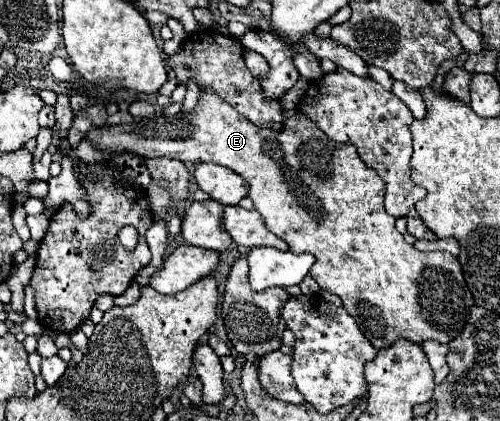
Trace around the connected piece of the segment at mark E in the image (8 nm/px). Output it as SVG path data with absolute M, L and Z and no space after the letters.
M202 89L198 105L190 113L178 113L174 117L158 117L144 123L126 123L116 127L96 127L86 135L96 147L120 151L136 151L140 157L170 157L184 163L218 163L242 175L250 181L250 199L256 211L264 217L266 227L290 245L292 253L312 253L318 261L310 269L316 283L336 293L344 309L356 319L366 339L384 349L396 339L404 337L414 343L426 339L438 343L450 343L460 335L468 323L470 307L474 305L472 293L466 287L462 267L458 259L444 251L422 253L414 245L408 245L394 227L394 217L384 211L384 181L378 173L360 161L356 147L338 145L328 139L316 125L300 115L298 109L284 111L282 129L260 129L248 119L240 117L222 97L210 89Z

